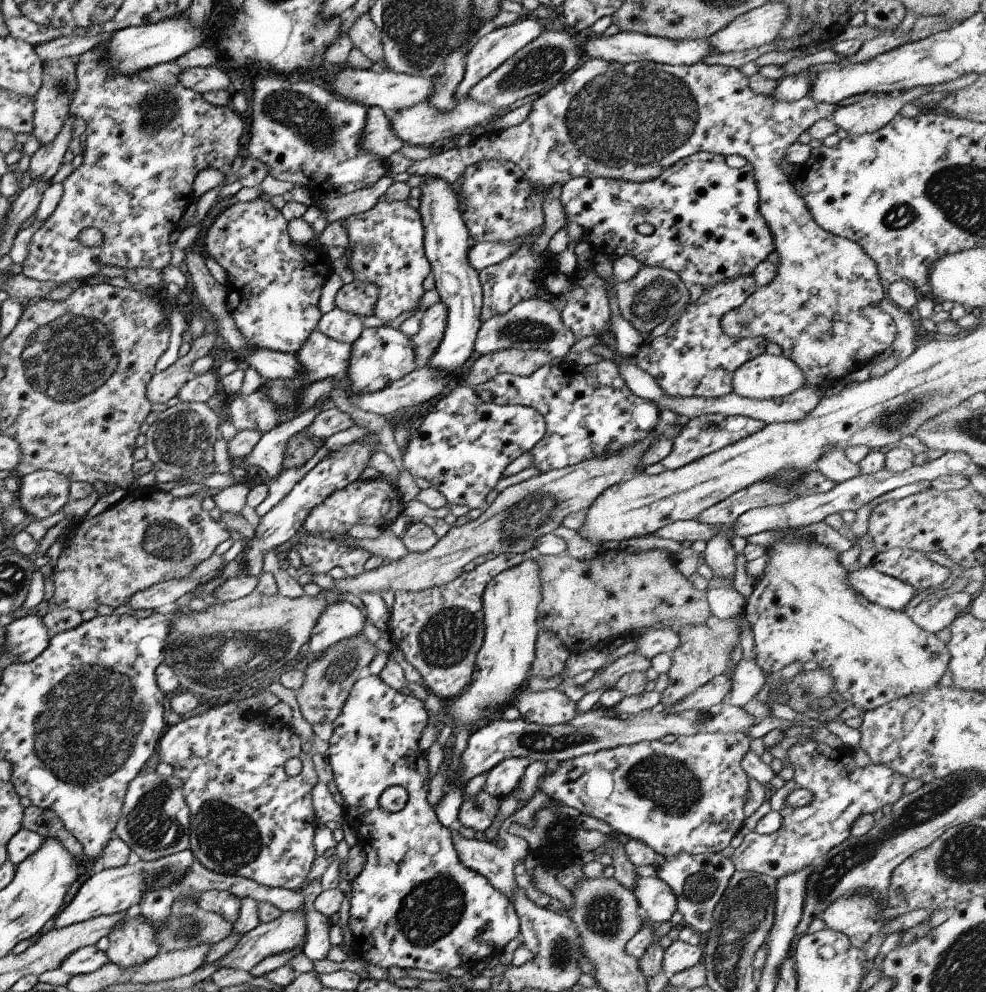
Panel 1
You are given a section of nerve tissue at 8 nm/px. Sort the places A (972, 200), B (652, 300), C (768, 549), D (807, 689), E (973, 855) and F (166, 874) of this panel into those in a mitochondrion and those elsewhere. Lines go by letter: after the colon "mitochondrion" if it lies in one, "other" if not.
A: mitochondrion
B: mitochondrion
C: other
D: mitochondrion
E: mitochondrion
F: mitochondrion

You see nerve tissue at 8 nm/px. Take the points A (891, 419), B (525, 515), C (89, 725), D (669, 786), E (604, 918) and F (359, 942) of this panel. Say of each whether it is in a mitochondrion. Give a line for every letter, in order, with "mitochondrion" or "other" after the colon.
A: mitochondrion
B: mitochondrion
C: mitochondrion
D: mitochondrion
E: mitochondrion
F: other

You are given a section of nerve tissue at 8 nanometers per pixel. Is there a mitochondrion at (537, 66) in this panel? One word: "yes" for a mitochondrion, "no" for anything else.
yes

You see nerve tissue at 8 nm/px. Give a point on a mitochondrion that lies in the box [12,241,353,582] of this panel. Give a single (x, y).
(62, 360)

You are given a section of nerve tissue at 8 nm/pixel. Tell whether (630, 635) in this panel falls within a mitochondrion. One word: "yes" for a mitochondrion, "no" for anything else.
no

